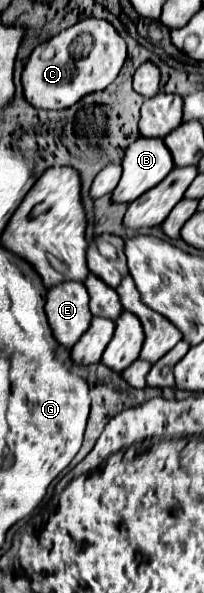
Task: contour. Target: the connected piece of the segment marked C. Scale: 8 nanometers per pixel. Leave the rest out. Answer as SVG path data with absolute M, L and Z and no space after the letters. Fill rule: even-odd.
M89 18L89 20L77 22L73 28L67 28L65 32L53 36L51 40L47 40L45 44L37 46L31 52L31 56L23 68L23 76L21 76L25 100L37 108L43 108L43 110L69 108L69 106L77 104L83 96L105 90L117 78L125 58L127 58L125 40L117 34L117 30L107 20ZM83 32L91 34L93 48L85 58L73 60L69 56L67 48Z

